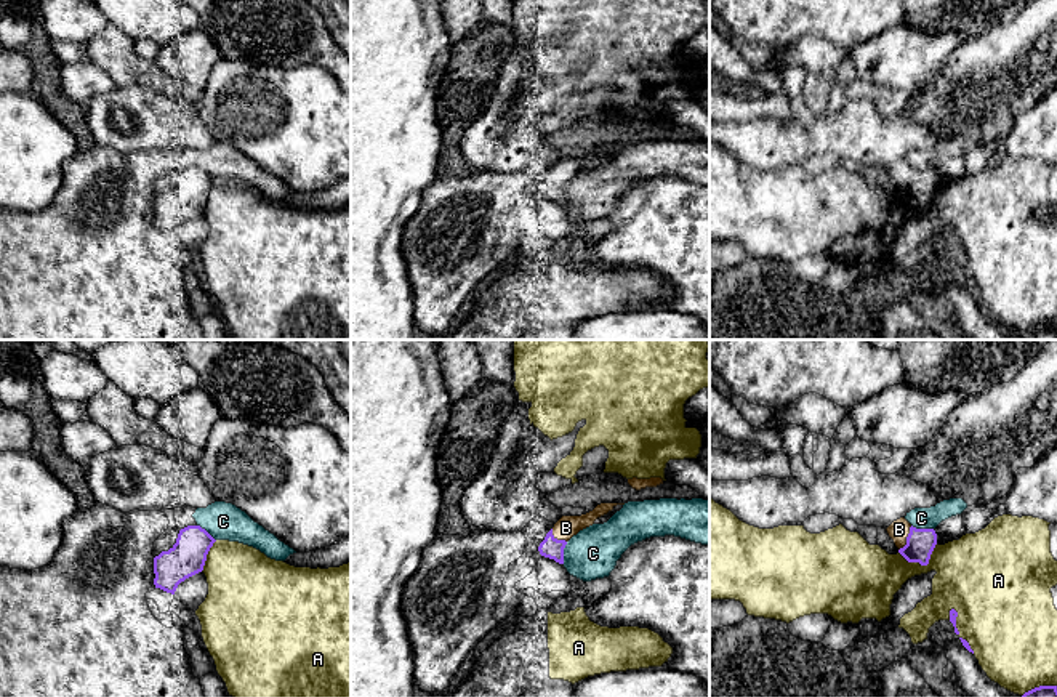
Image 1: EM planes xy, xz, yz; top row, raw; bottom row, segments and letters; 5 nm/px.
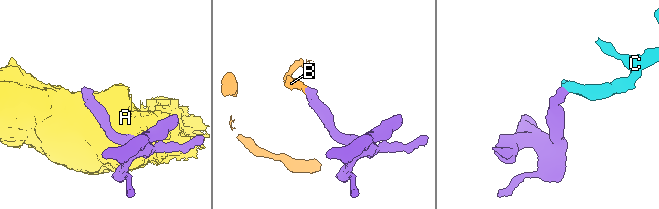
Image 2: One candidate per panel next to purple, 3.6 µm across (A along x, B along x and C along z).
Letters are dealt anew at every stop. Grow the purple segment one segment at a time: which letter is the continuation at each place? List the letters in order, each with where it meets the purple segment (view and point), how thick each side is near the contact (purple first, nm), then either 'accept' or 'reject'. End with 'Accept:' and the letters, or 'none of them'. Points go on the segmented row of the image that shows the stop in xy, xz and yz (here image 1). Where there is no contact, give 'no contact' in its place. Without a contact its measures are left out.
A: yz (923, 564) | 140/360 nm | reject
B: yz (907, 539) | 140/100 nm | accept
C: xz (562, 553) | 110/260 nm | reject
Accept: B

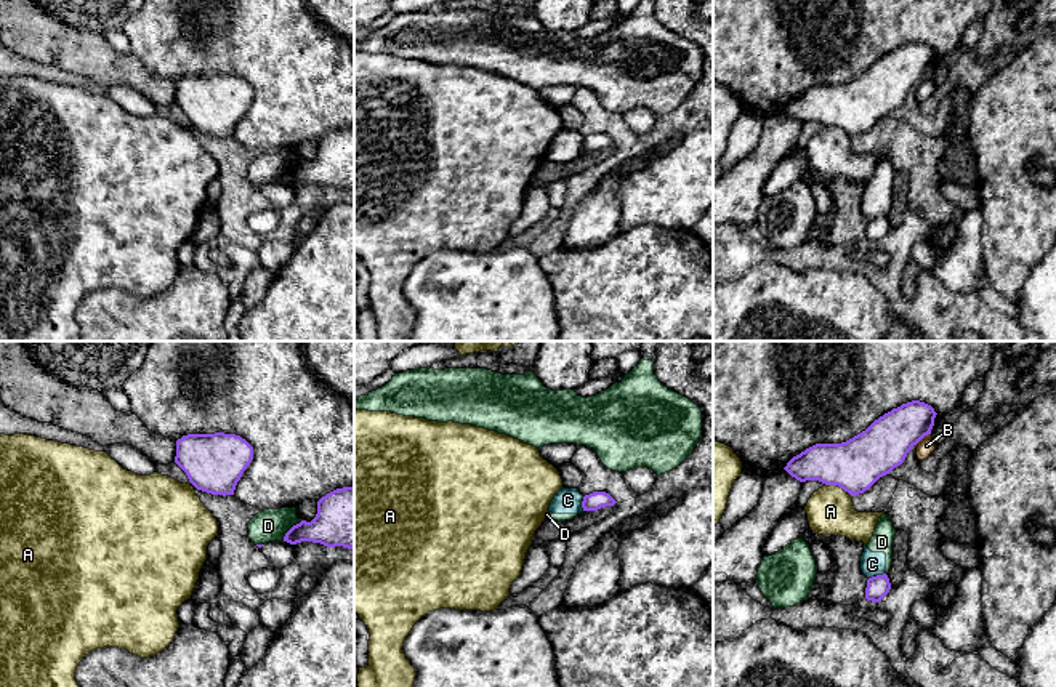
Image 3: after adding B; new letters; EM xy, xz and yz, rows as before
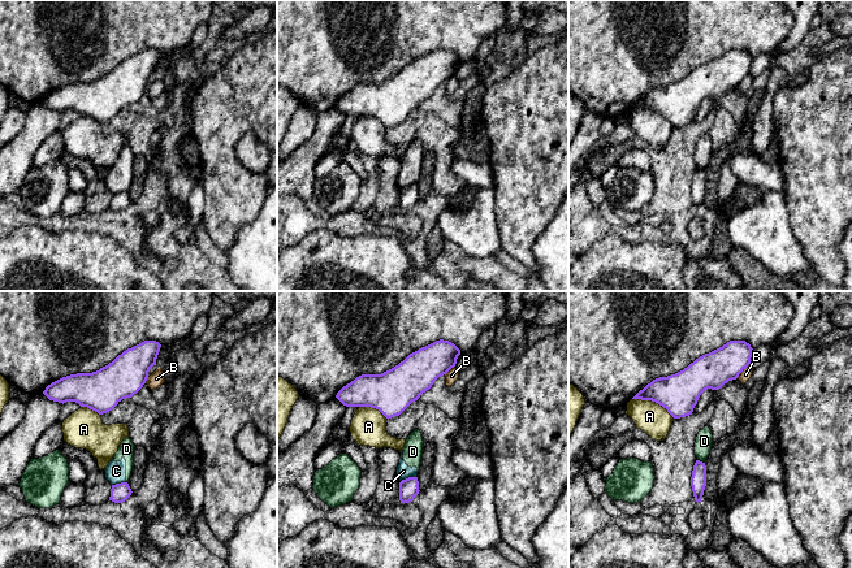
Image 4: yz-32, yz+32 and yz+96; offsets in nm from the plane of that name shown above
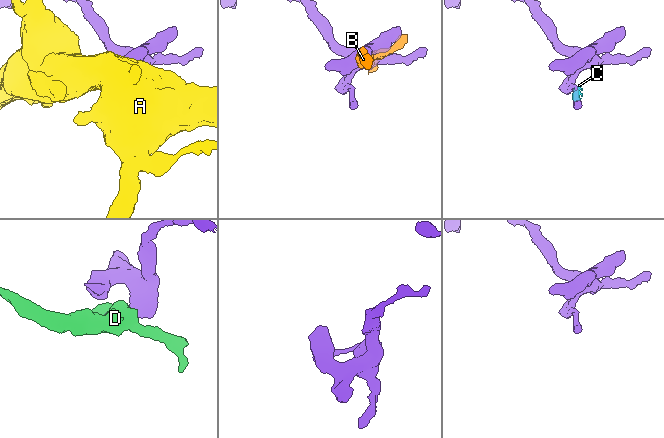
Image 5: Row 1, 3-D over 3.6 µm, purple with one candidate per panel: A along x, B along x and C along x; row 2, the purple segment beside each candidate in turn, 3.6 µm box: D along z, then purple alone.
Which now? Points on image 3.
A: yz (838, 486) | 260/240 nm | reject
B: yz (923, 436) | 240/90 nm | reject
C: yz (877, 575) | 110/120 nm | reject
D: xy (290, 529) | 240/160 nm | reject
Accept: none of them

